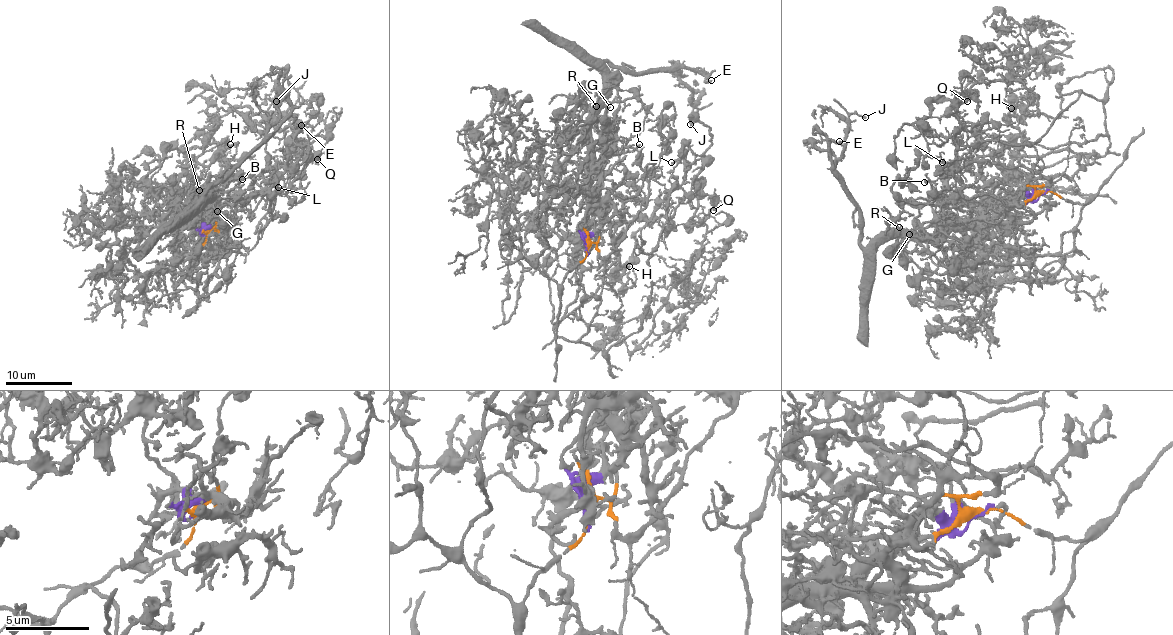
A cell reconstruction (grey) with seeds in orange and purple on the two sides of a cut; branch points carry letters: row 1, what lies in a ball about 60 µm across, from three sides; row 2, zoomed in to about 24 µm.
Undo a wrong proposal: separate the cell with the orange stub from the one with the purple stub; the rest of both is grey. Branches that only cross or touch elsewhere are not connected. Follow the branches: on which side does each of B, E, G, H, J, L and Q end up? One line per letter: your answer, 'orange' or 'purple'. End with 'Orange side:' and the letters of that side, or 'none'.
B: purple
E: purple
G: purple
H: orange
J: purple
L: orange
Q: orange
Orange side: H, L, Q

